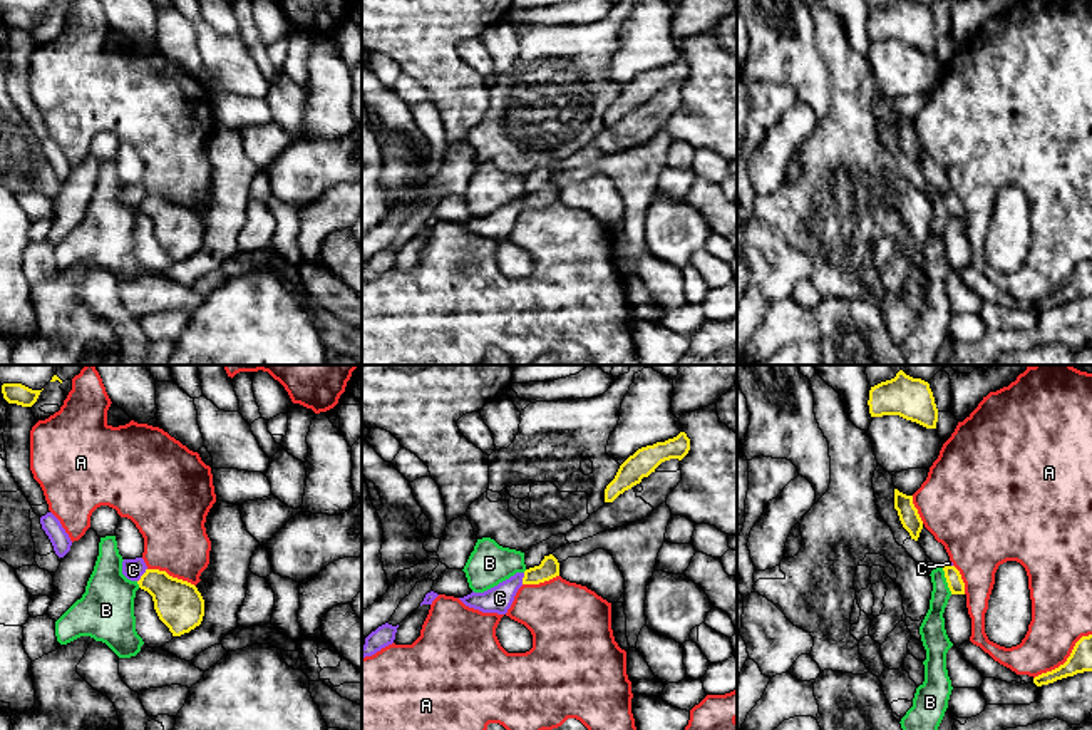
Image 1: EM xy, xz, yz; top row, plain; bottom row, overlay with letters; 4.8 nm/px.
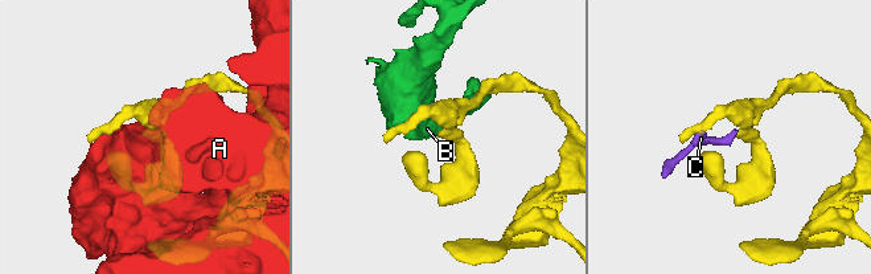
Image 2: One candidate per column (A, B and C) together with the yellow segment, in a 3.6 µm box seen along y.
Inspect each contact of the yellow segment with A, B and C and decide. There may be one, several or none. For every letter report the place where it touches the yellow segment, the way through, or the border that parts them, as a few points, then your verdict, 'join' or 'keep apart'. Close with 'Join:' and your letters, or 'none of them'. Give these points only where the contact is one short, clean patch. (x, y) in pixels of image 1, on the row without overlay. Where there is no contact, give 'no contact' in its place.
A: yz (1067, 285) | keep apart
B: yz (947, 206) | keep apart
C: xy (143, 200) | along xy (146, 193), (138, 206) | keep apart
Join: none of them

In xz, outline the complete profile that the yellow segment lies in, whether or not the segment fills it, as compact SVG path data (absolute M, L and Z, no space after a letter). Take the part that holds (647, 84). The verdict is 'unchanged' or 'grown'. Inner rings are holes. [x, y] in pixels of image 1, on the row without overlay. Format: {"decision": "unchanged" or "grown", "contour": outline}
{"decision": "unchanged", "contour": "M685 57L665 67L638 74L618 94L615 104L605 114L605 127L613 127L620 119L640 109L655 94L670 84L682 85L690 75L690 64Z"}

